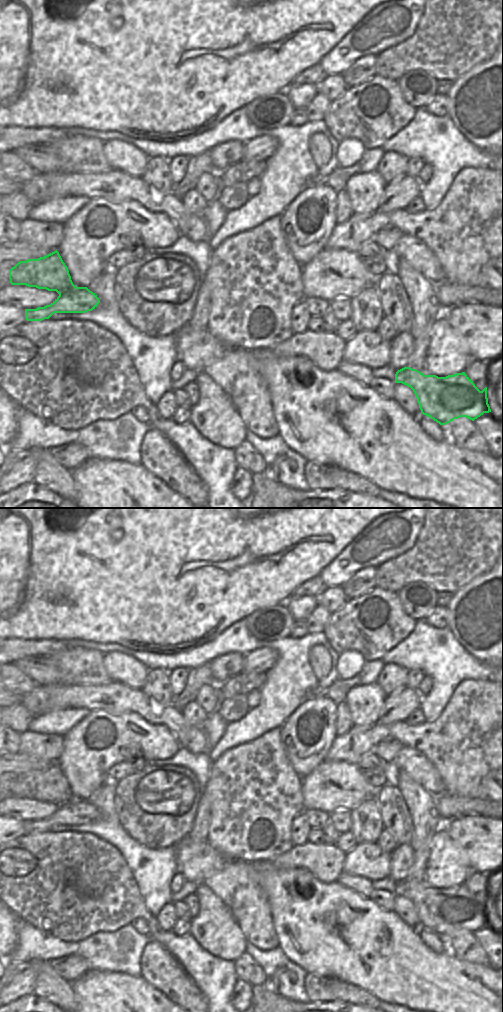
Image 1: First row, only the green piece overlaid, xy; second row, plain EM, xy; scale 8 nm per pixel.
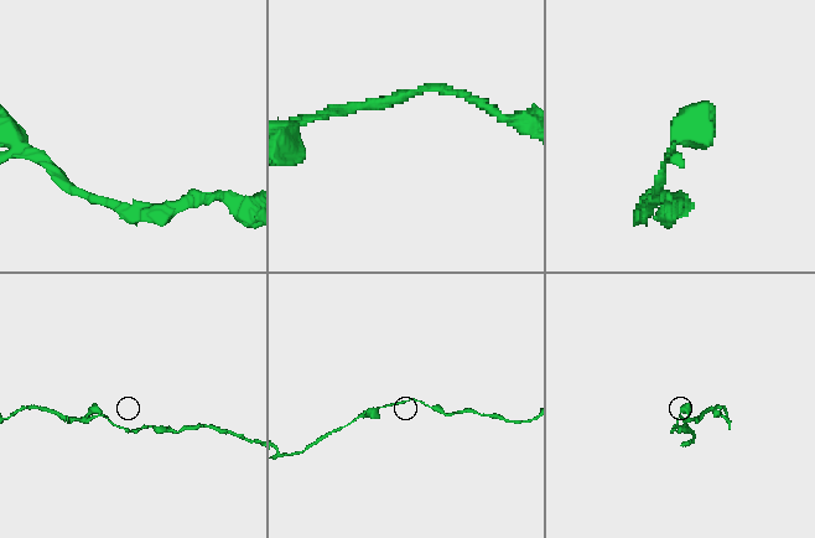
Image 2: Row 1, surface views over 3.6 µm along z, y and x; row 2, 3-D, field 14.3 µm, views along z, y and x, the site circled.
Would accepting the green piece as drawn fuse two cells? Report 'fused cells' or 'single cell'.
single cell

